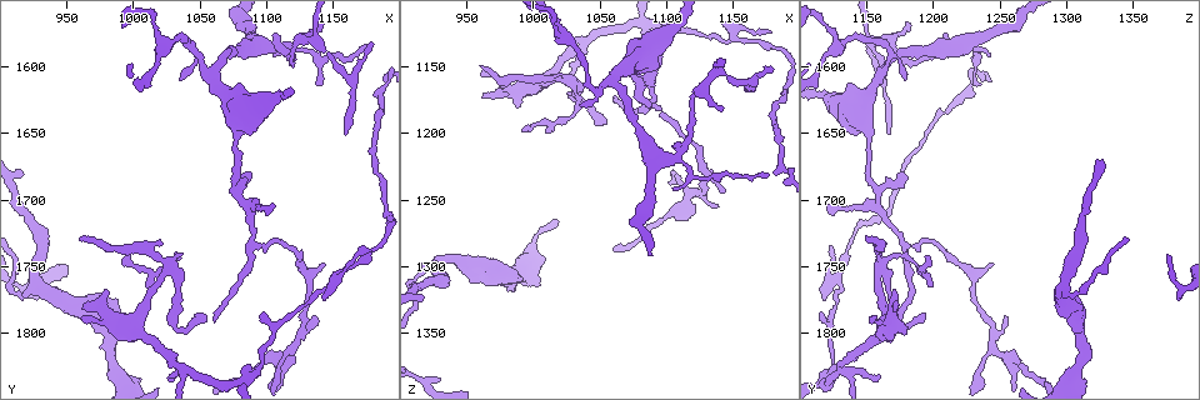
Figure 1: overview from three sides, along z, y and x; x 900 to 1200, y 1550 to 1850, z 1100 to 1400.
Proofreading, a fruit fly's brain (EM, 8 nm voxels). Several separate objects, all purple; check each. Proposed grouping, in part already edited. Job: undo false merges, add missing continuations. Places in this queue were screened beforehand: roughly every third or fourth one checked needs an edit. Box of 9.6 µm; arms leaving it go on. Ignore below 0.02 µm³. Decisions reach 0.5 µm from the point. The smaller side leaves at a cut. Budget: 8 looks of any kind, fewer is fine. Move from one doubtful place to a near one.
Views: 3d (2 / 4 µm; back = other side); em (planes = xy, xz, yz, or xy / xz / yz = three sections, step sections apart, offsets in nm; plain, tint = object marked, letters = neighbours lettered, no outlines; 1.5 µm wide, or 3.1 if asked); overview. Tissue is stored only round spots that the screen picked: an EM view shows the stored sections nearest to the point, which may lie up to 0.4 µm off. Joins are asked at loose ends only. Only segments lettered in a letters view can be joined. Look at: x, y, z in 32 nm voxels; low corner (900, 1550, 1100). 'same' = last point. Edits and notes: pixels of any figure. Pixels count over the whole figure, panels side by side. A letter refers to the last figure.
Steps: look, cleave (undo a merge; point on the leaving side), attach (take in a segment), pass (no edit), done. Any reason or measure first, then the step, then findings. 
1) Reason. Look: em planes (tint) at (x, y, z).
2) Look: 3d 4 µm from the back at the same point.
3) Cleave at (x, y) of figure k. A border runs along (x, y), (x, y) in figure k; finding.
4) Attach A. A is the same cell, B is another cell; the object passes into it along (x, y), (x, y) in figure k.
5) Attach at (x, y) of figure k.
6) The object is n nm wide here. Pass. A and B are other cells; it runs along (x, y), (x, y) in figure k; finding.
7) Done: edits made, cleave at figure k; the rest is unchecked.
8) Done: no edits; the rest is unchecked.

An open end. Look: 3d 4 µm at (1026, 1836, 1162).

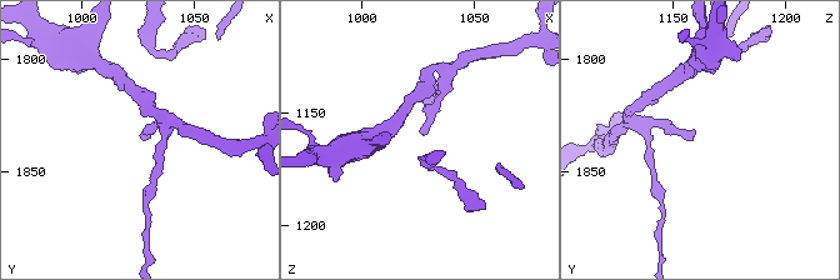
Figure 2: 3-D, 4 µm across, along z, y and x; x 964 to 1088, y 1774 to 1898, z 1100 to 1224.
Look: em xz step 8 (tint) at (1027, 1836, 1159).

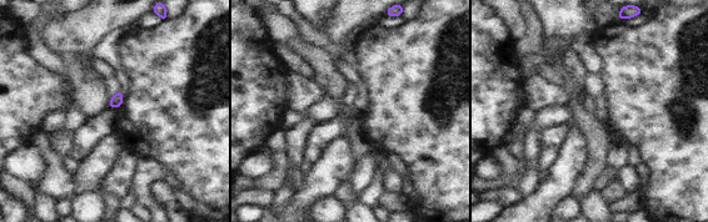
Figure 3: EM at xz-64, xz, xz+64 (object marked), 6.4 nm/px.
Look: em planes (letters) at the same point.

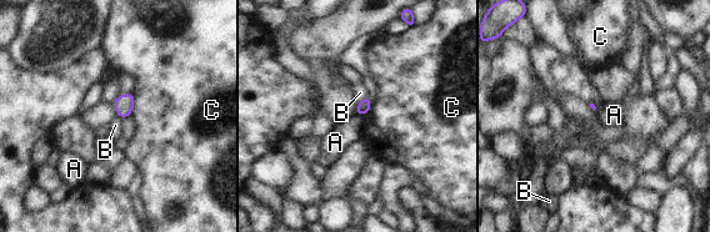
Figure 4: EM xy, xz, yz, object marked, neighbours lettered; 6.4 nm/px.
Pass. A, B and C are other cells; a border runs along (355, 114), (368, 115) in figure 4; no lettered segment goes on from it.

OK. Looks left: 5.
Thin end. Look: em yz step 4 (letters) at (1180, 1736, 1124).

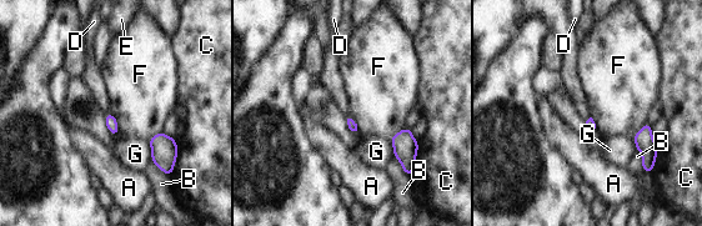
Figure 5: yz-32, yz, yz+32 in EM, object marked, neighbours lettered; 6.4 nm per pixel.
Look: em planes (letters) at the same point.

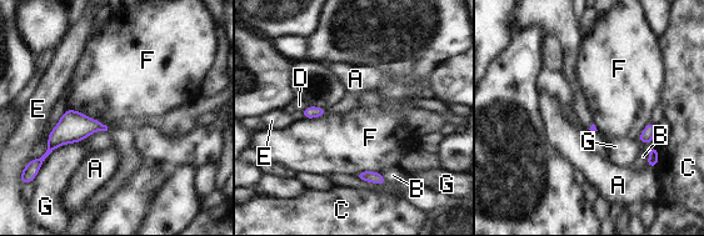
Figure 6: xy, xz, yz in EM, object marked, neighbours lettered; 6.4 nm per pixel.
Pass. A, B, C, D, E, F and G are other cells; no lettered segment goes on from it.

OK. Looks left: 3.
Look: em xz step 8 (tint) at (1104, 1706, 1122).

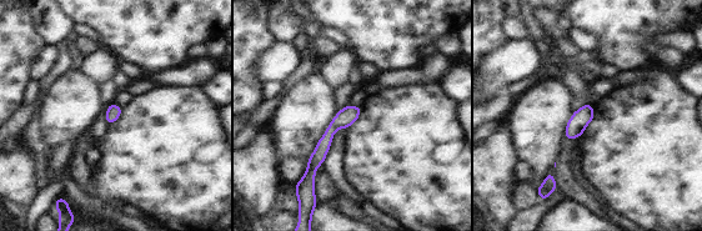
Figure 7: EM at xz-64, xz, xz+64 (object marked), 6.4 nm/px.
Look: em planes (letters) at the same point.

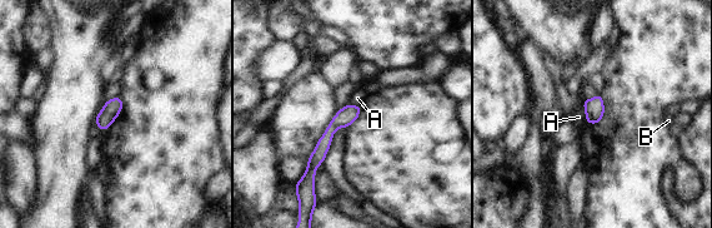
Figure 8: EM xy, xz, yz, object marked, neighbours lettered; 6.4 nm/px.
Pass. A and B are other cells; it runs along (357, 108), (329, 132), (310, 173) in figure 8; none of them fits.

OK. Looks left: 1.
Done: no edits; the rest is unchecked.

